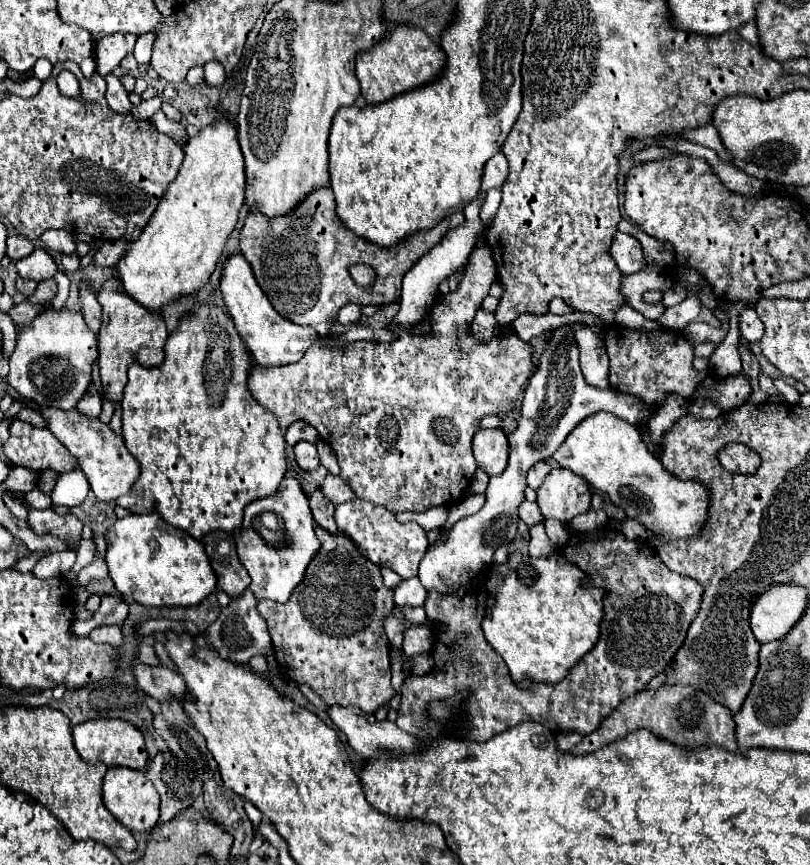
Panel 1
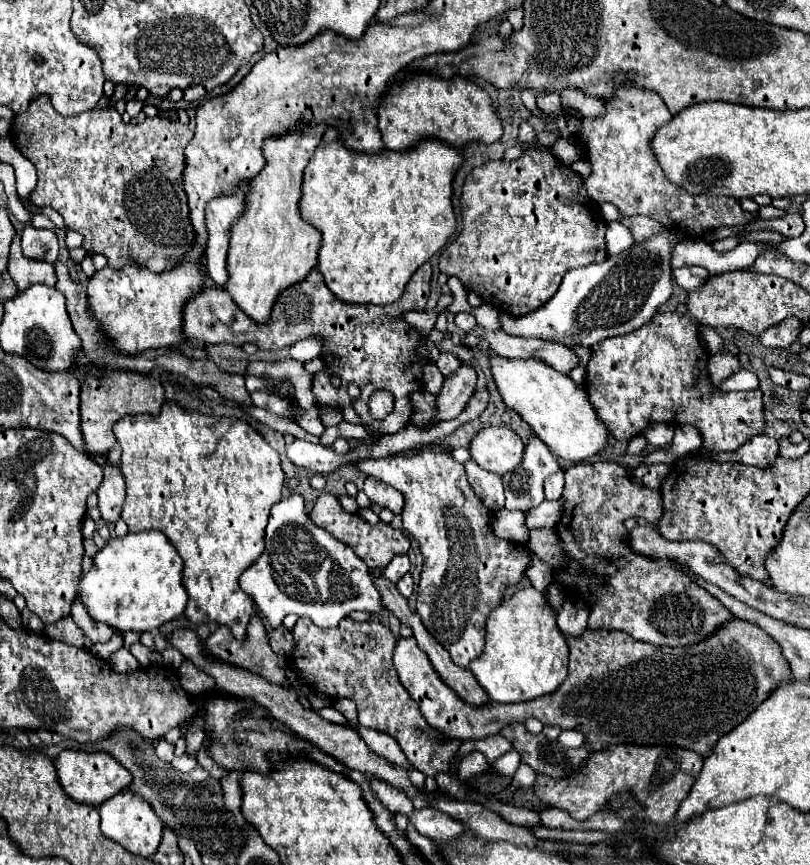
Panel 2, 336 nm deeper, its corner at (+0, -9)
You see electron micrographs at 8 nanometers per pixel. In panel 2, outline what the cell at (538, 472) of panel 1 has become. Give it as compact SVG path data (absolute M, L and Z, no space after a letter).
M555 472L553 476L547 478L545 482L545 498L547 500L559 500L563 492L563 472Z

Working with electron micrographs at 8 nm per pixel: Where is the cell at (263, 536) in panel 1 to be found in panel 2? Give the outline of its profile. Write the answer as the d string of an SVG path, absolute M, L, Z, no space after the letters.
M289 494L271 508L265 530L265 550L241 574L239 584L273 630L281 628L287 614L307 616L321 628L333 628L353 610L379 614L385 608L365 562L359 560L349 546L337 542L327 530L313 524L305 510L305 500L299 494Z

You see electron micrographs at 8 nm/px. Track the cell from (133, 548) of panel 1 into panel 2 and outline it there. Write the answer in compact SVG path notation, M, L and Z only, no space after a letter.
M129 532L123 538L109 540L93 558L91 570L83 576L81 598L91 618L105 622L121 632L151 632L161 624L179 618L187 606L187 590L183 586L183 560L165 534L159 532Z

